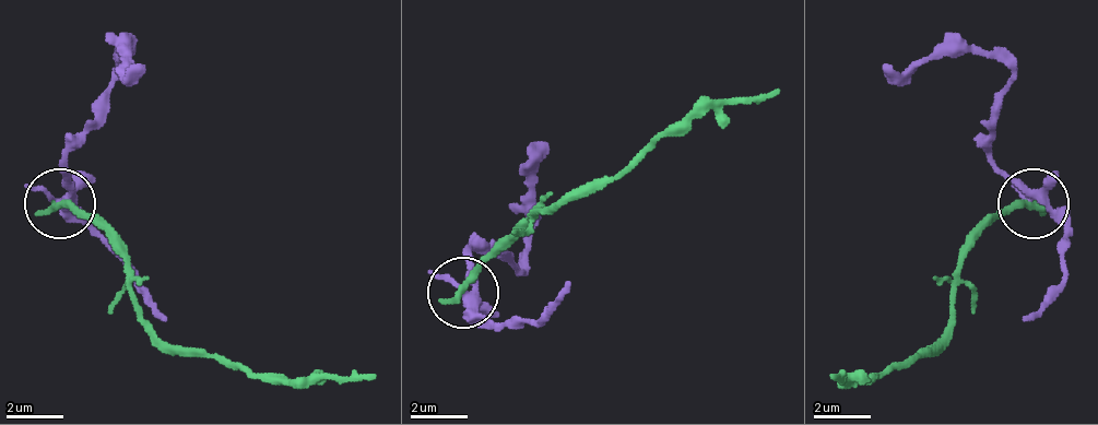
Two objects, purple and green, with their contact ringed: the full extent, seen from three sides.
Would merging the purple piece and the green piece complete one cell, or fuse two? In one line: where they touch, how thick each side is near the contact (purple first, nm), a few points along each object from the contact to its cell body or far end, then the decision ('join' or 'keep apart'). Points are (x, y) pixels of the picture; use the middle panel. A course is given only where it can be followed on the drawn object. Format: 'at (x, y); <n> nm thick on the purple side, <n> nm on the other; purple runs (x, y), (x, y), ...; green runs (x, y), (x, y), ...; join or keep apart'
at (463, 292); 280 nm thick on the purple side, 320 nm on the other; purple runs (461, 294), (469, 251), (497, 251), (511, 266), (532, 251), (532, 158), (546, 144); green runs (461, 294), (483, 266), (532, 215), (546, 215), (575, 187), (617, 180), (695, 116), (780, 87); keep apart

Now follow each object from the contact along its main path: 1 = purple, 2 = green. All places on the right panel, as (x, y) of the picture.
1: (1035, 205), (992, 163), (992, 98), (1006, 84), (992, 56), (921, 56), (900, 70), (886, 63)
2: (1035, 205), (1006, 205), (978, 234), (957, 262), (957, 319), (921, 354), (858, 382), (829, 376)

